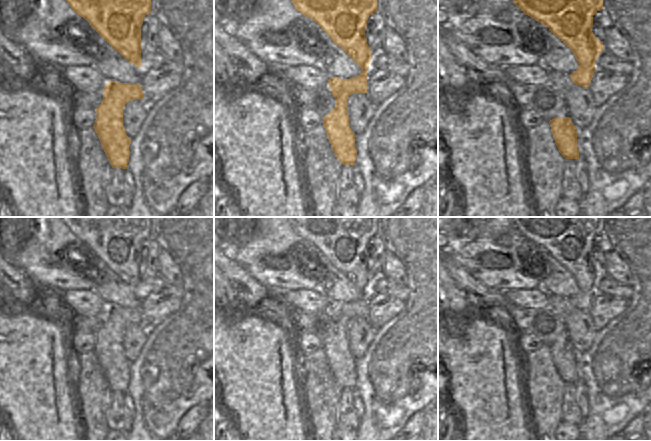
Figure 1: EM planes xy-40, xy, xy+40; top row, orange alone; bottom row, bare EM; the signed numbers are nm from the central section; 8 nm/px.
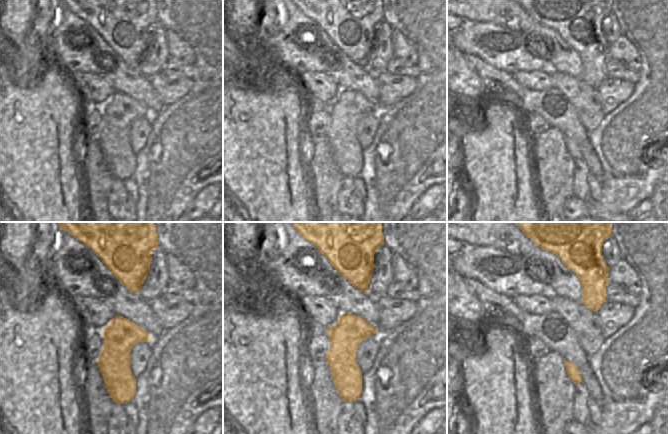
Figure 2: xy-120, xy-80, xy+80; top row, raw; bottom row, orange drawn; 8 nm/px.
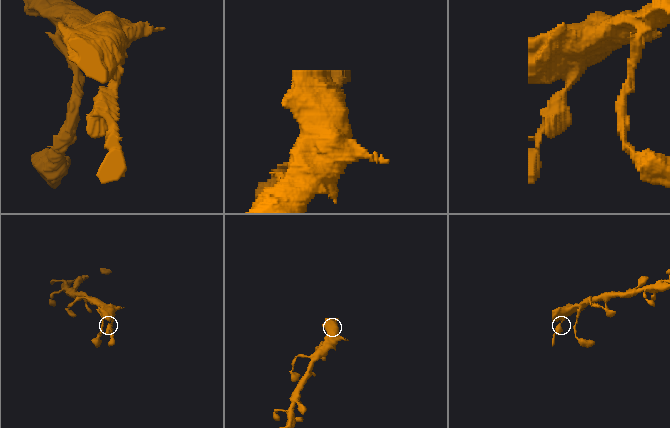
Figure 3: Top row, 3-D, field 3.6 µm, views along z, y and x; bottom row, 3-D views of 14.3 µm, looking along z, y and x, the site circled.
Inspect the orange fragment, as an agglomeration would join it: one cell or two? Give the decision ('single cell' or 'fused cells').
single cell

